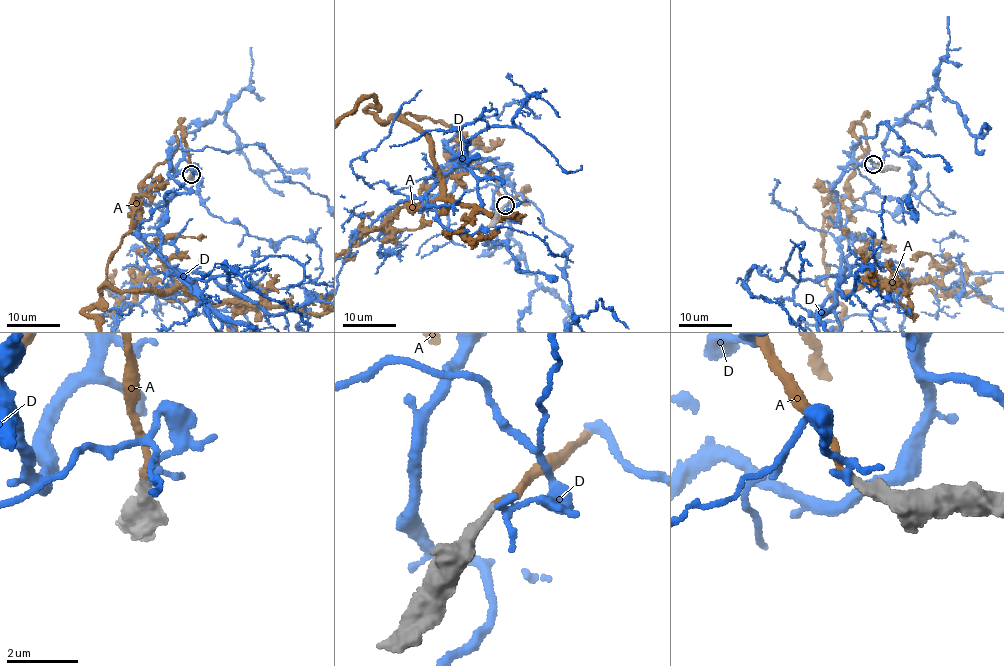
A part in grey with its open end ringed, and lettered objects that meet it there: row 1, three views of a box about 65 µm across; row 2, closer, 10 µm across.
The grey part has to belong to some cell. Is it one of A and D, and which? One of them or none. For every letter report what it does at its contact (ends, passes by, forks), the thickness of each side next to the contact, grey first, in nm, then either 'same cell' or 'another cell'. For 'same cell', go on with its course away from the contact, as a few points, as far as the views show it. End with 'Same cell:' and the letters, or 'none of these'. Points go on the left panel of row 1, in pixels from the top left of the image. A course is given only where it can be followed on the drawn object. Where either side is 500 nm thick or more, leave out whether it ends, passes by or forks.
A: it ends | 300/180 nm | same cell
D: it passes by | 300/180 nm | another cell
Same cell: A

